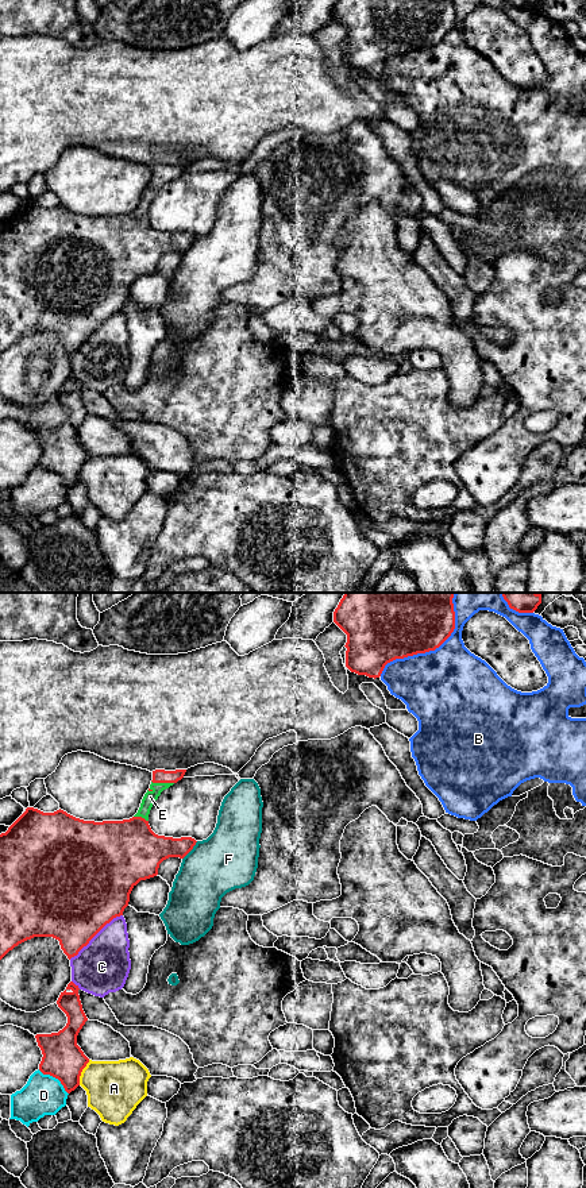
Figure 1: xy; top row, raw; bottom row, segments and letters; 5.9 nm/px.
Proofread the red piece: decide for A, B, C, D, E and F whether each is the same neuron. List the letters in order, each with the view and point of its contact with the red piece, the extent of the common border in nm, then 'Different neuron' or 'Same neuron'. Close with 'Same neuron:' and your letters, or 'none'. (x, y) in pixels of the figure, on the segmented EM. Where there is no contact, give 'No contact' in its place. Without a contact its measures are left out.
A: Touches red at xy (81, 1071). Shared border 170 nm. Different neuron
B: Touches red at xy (434, 650). Shared border 650 nm. Different neuron
C: Touches red at xy (95, 934). Shared border 420 nm. Different neuron
D: Touches red at xy (56, 1077). Shared border 240 nm. Different neuron
E: Touches red at xy (162, 782). Shared border 140 nm. Same neuron
F: Touches red at xy (191, 849). Shared border 140 nm. Different neuron
Same neuron: E

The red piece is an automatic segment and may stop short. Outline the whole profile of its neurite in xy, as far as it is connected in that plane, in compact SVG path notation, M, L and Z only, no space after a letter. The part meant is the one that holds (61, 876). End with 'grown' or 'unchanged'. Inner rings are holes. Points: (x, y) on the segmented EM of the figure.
M155 770L153 771L153 780L150 788L144 794L138 813L123 821L84 821L68 814L63 810L57 810L54 813L43 813L34 807L27 807L26 811L8 828L5 833L0 834L0 960L19 944L31 940L34 937L53 937L59 941L61 949L70 960L77 956L78 952L89 944L89 941L113 918L123 915L124 909L128 906L130 894L132 888L140 882L158 875L159 864L169 857L184 859L196 845L196 840L192 837L165 837L155 834L149 825L149 814L161 795L161 792L185 775L186 770L165 771Z | grown

